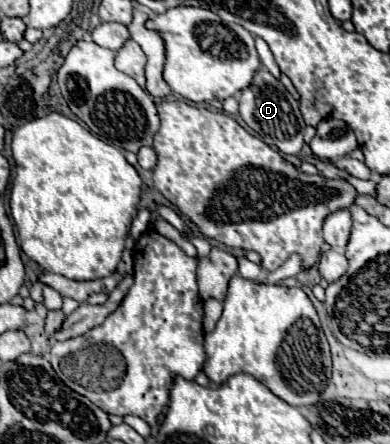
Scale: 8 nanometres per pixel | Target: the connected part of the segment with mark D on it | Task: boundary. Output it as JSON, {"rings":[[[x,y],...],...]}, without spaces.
{"rings":[[[260,68],[254,76],[254,82],[244,88],[238,96],[240,102],[240,116],[242,120],[262,138],[272,140],[272,144],[284,154],[300,154],[304,144],[304,120],[298,110],[298,100],[284,88],[284,84],[274,78],[266,68]]]}

